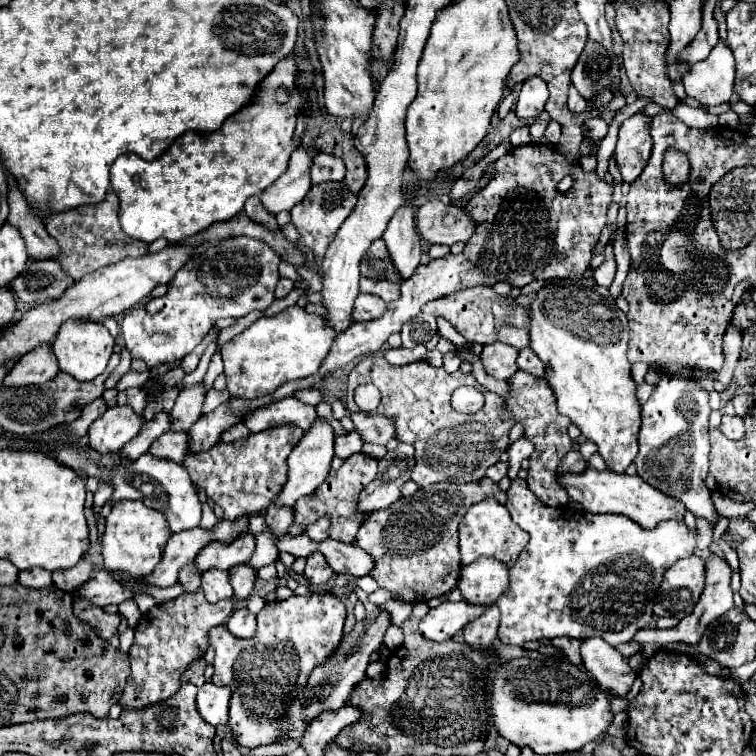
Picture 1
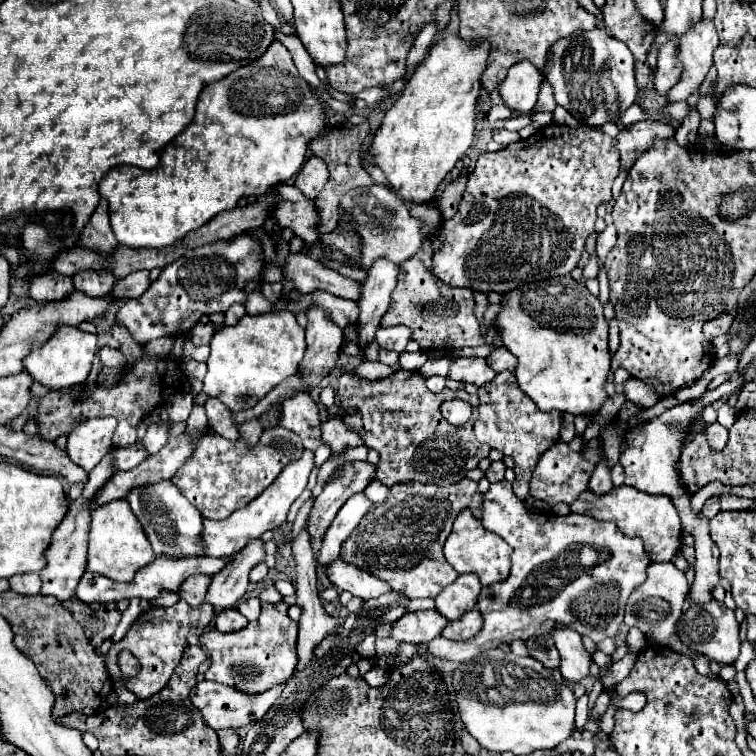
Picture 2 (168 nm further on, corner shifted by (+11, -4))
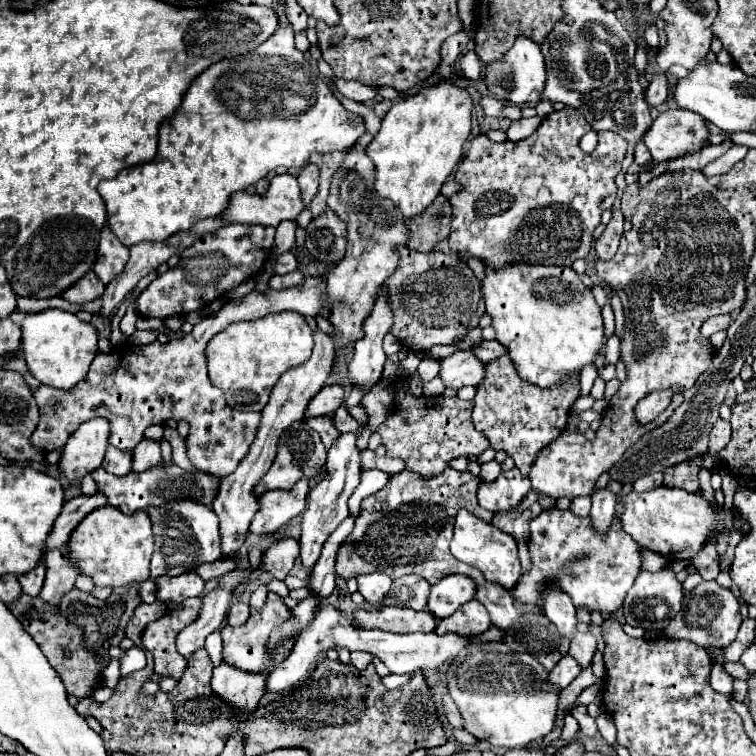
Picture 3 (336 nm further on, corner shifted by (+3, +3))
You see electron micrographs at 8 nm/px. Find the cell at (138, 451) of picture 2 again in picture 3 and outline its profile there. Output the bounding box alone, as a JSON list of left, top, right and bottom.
[102,446,132,476]

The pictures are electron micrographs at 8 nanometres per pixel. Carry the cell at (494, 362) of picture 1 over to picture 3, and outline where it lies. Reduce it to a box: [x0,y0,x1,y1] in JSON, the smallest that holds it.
[438,350,484,390]

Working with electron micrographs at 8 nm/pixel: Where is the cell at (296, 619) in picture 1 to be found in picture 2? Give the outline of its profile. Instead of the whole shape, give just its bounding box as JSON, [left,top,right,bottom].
[200,601,298,693]

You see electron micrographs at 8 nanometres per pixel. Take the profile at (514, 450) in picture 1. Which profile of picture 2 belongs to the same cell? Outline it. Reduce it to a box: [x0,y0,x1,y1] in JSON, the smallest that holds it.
[486,461,506,483]

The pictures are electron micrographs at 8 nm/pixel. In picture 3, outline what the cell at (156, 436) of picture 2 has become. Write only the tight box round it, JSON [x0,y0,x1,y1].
[132,438,160,472]

